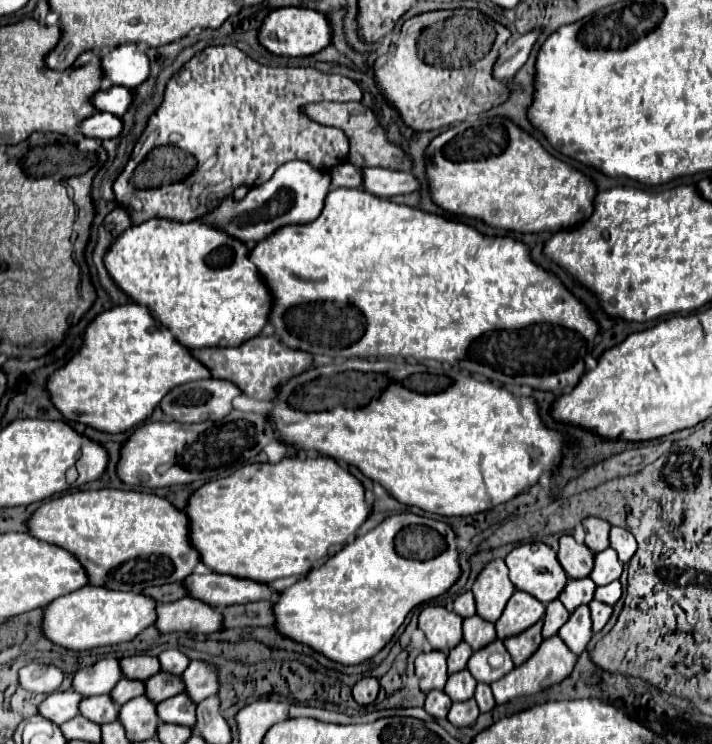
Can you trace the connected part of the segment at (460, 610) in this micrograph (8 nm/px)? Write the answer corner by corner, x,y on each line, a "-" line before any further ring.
468,591
468,593
462,593
456,597
454,601
454,611
460,615
460,617
472,617
476,615
476,605
474,605
474,595

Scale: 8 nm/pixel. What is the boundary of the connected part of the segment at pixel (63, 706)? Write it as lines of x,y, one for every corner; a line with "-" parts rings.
62,691
62,693
52,693
48,695
42,703
40,703
40,709
38,713
46,719
50,719
52,723
56,725
62,725
64,721
72,719
78,715
78,709
80,709
80,701
84,697
76,691

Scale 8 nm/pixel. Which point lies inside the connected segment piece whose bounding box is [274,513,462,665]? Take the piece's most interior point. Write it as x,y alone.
349,609

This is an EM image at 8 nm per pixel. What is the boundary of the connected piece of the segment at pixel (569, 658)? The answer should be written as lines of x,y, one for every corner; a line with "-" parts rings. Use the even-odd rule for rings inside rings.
556,635
556,637
550,637
548,641
542,641
538,653
534,653
524,665
520,667
514,667
512,673
508,677
502,677
500,681
492,683
492,693
494,693
494,699
498,705
502,703
508,703
516,697
526,697
526,695
536,695
536,693
542,693
546,687
552,687
552,685
558,685
562,683
566,677
572,675
576,667
576,655
564,645
564,641

